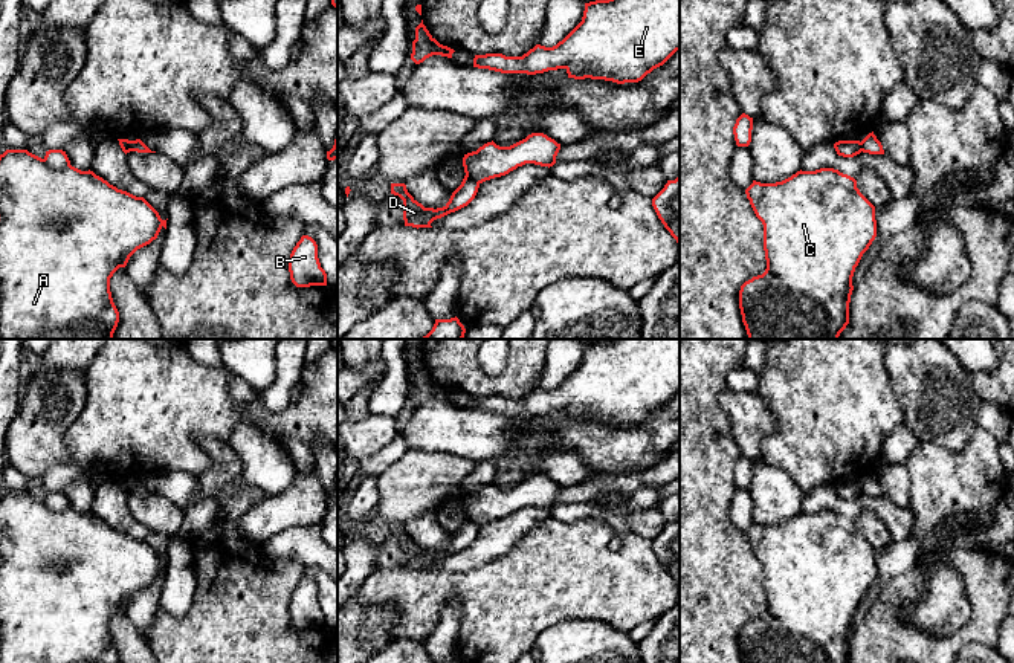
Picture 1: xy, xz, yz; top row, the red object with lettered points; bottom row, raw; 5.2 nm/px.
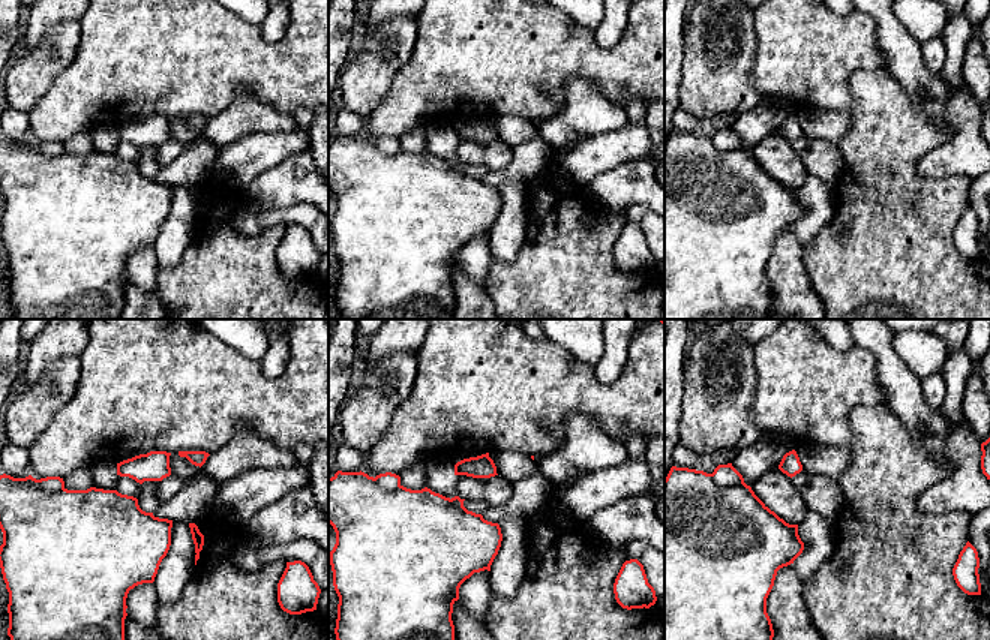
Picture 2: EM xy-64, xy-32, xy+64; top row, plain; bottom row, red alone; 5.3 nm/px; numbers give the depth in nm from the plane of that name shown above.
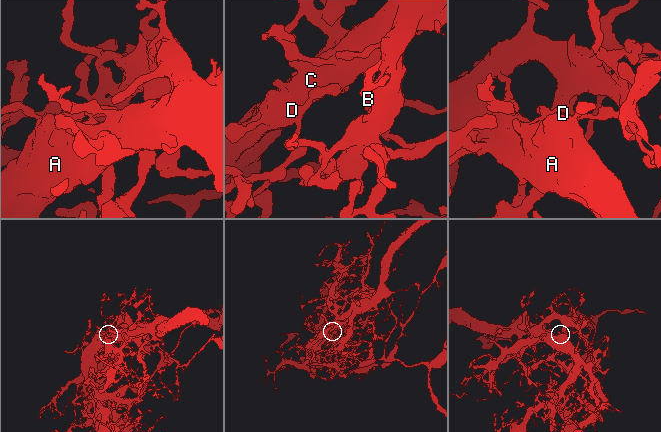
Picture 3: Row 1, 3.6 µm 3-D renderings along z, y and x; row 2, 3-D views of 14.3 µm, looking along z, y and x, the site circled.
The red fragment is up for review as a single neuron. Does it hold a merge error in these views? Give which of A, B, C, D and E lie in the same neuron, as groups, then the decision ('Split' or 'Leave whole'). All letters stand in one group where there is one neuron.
Groups: A B C E / D. Split

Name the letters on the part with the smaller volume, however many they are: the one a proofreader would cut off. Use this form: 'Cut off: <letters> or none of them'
Cut off: D

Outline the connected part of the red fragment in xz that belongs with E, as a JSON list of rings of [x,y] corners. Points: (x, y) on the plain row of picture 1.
[[[611,339],[585,345],[582,364],[556,388],[536,386],[522,399],[475,397],[473,409],[536,417],[565,411],[568,420],[638,425],[680,393],[680,339]]]

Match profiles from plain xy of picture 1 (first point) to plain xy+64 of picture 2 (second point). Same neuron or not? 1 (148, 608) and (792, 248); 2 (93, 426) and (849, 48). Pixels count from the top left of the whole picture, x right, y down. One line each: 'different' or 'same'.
1: different
2: same

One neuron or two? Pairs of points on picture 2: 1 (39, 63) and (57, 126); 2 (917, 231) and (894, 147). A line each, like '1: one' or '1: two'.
1: two
2: one

